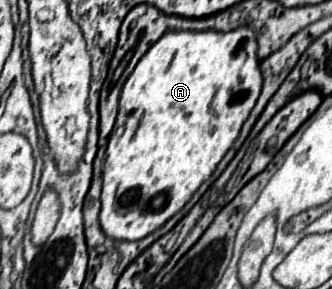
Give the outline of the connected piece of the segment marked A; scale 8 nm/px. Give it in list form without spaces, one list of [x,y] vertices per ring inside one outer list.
[[[240,27],[228,33],[166,31],[138,61],[136,69],[124,83],[120,95],[120,107],[124,109],[118,111],[104,161],[100,227],[110,239],[138,241],[154,233],[176,215],[214,173],[220,159],[234,145],[260,95],[262,73],[256,47],[256,35],[250,27]]]

